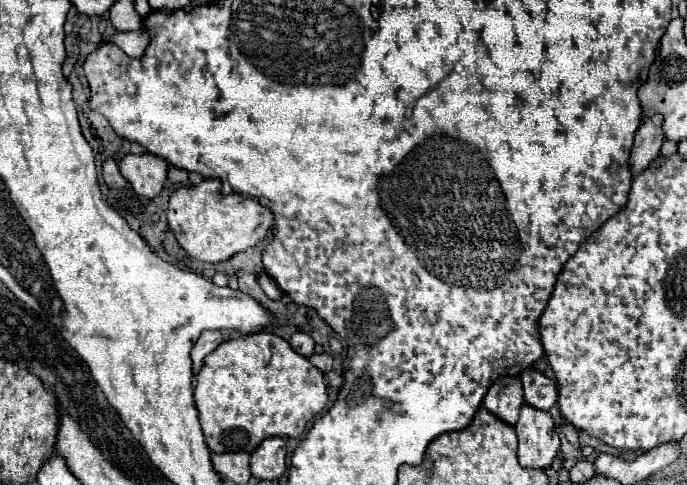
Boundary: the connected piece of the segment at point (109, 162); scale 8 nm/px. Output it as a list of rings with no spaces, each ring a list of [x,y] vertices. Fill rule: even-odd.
[[[108,157],[104,161],[104,169],[102,169],[102,175],[104,175],[104,181],[108,187],[124,187],[126,185],[126,179],[122,177],[116,161],[112,157]]]

